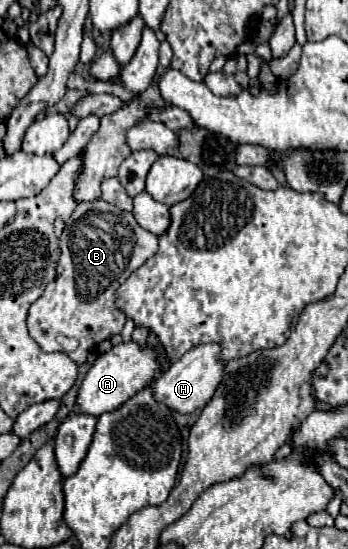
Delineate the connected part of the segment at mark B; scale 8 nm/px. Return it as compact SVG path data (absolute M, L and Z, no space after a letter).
M103 200L81 202L65 222L63 234L59 238L61 258L57 262L57 278L51 284L47 284L43 296L29 308L29 336L41 346L43 352L64 351L77 366L85 364L87 354L93 346L97 346L103 340L109 340L113 334L119 334L123 330L127 316L115 306L117 288L127 280L127 276L133 270L137 270L149 256L157 252L157 242L157 236L141 228L131 212L119 210L117 206L111 206Z

